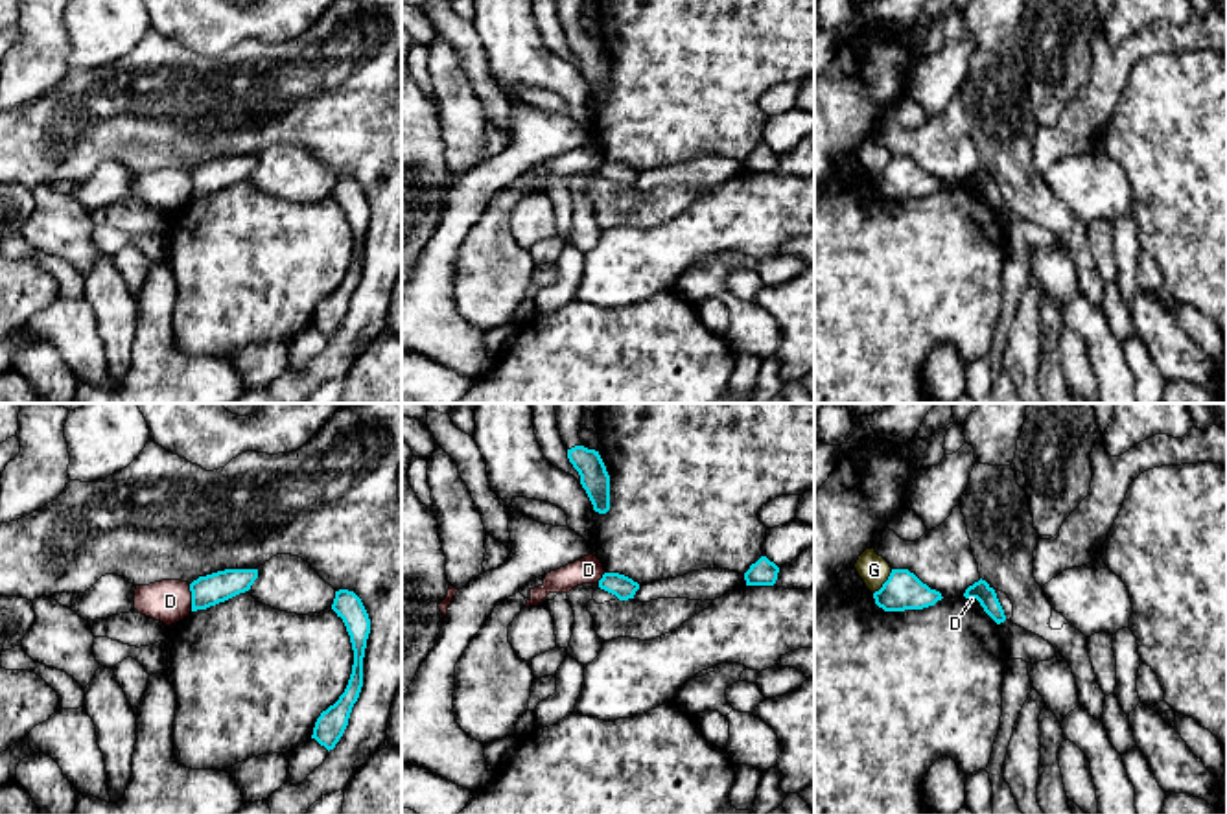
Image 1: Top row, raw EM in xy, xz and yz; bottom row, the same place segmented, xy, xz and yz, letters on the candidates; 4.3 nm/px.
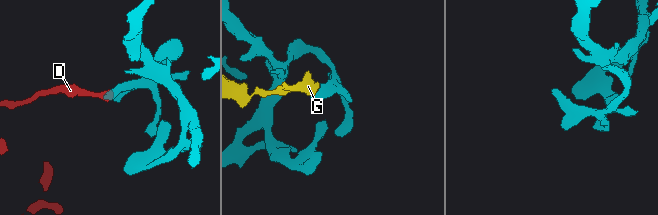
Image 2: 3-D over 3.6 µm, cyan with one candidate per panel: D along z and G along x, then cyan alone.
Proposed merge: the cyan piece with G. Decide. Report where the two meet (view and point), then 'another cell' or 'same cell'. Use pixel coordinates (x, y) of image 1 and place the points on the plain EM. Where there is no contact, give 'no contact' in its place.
meets cyan in yz at (885, 170); another cell

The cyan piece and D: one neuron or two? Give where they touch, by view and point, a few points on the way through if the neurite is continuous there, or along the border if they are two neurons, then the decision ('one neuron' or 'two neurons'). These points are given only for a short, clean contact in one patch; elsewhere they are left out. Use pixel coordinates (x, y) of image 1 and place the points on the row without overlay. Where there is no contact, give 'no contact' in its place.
xy (192, 185) | along xy (188, 172), (192, 197) | two neurons

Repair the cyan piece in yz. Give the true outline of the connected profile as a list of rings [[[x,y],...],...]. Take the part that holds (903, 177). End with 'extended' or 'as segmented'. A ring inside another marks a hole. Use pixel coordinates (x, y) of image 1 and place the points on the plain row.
[[[892,157],[882,175],[873,180],[873,186],[884,199],[905,199],[934,193],[943,184],[908,157]]] | as segmented

